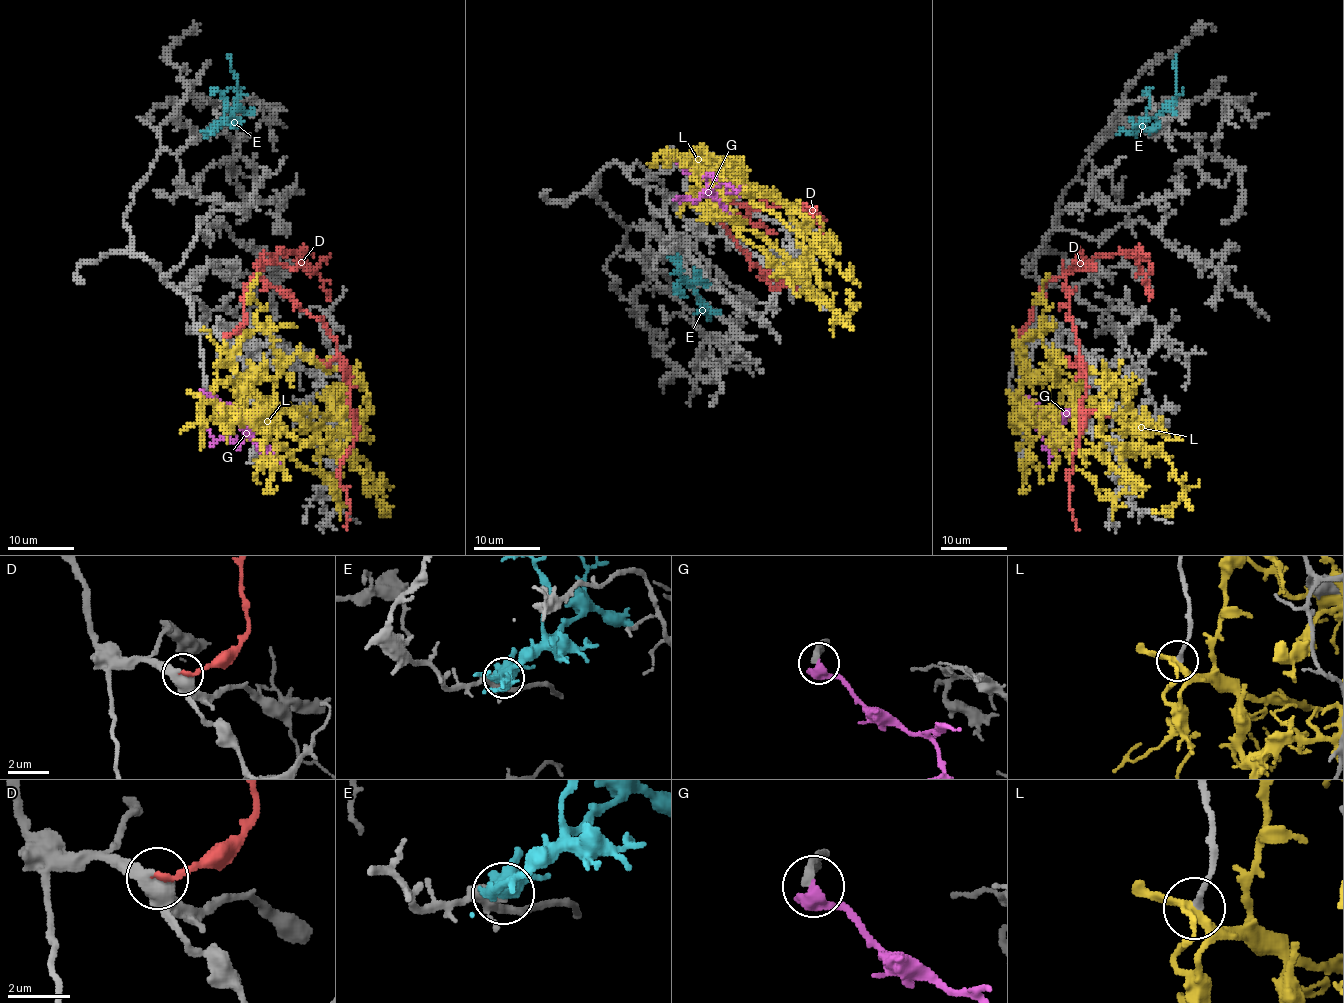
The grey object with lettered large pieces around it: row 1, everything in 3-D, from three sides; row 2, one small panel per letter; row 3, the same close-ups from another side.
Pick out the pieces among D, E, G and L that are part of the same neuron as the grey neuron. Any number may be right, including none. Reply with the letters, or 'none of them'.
D, G

